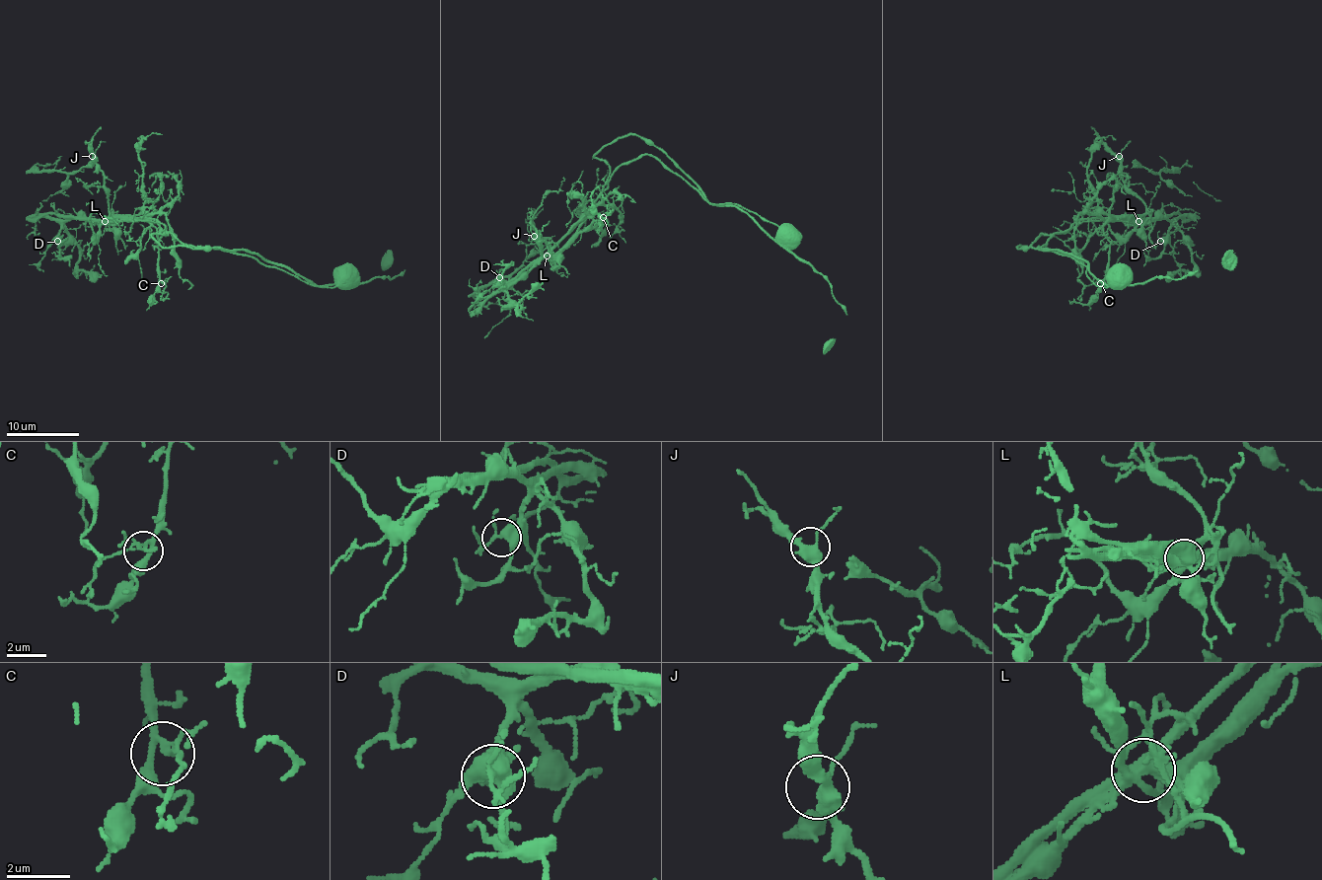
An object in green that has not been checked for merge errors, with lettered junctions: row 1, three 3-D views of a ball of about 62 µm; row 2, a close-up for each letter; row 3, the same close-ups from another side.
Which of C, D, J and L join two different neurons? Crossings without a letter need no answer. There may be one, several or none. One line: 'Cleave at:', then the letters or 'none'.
Cleave at: L

